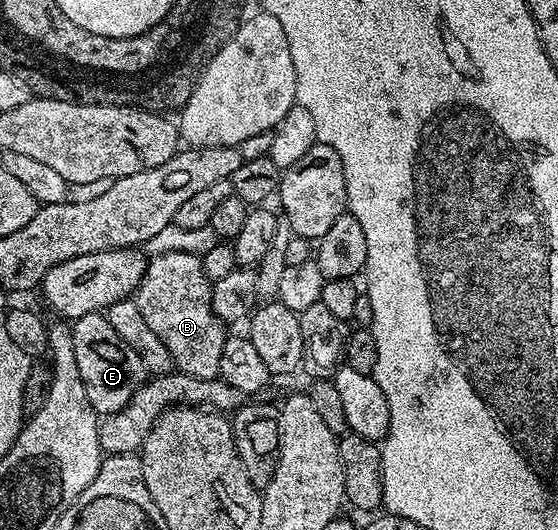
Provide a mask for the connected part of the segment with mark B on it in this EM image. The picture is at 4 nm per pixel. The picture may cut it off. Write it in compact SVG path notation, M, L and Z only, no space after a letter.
M174 252L150 257L147 272L133 293L141 318L145 318L153 334L165 342L174 367L187 376L202 380L219 376L221 350L225 350L228 338L223 321L213 312L212 283L203 269L202 256Z

